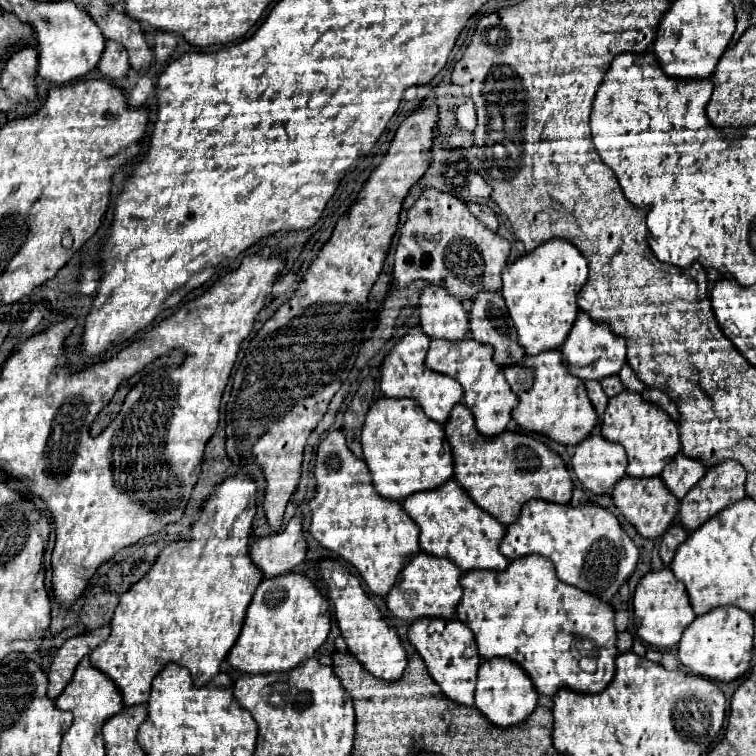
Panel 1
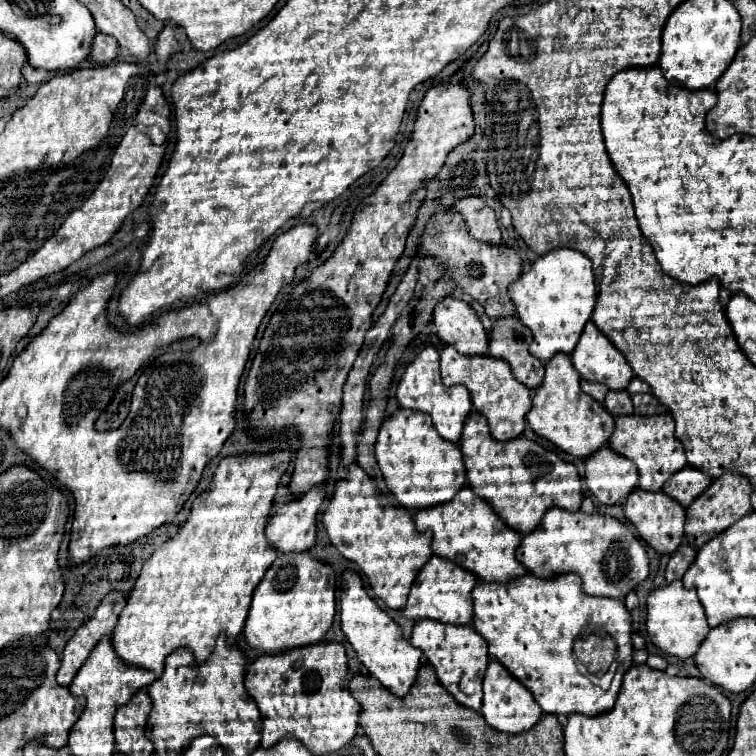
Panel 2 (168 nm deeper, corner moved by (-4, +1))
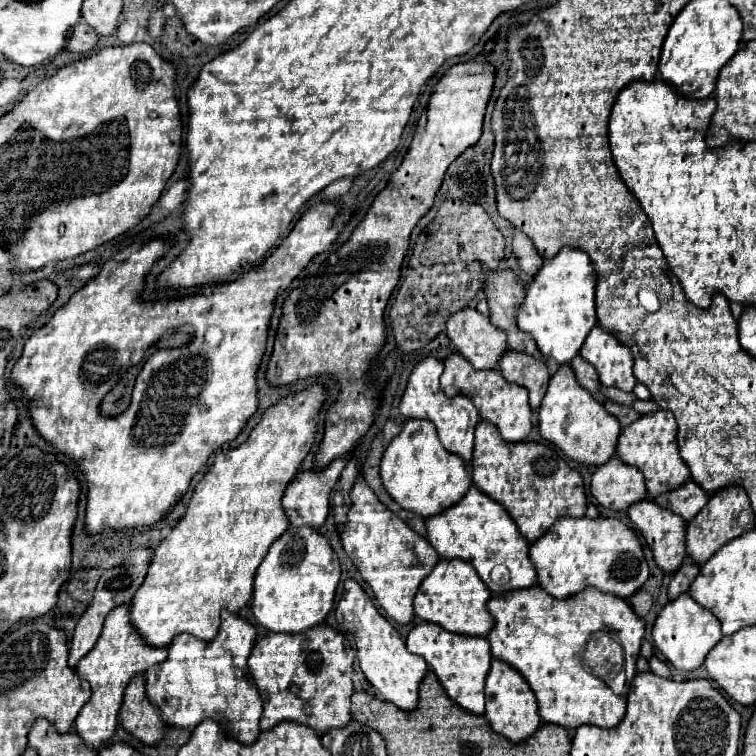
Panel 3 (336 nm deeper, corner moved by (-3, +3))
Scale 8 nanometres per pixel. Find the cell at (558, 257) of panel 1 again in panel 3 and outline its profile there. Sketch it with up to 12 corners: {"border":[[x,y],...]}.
{"border":[[583,250],[543,262],[517,324],[543,358],[579,354],[597,324]]}

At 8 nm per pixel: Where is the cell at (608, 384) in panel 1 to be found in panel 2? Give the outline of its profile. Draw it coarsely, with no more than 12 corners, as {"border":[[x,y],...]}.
{"border":[[610,390],[604,406],[614,416],[632,414],[626,390]]}

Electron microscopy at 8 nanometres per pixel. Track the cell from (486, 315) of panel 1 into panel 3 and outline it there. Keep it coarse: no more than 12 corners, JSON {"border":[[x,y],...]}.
{"border":[[507,348],[499,370],[529,390],[537,410],[549,382],[547,366],[531,354]]}

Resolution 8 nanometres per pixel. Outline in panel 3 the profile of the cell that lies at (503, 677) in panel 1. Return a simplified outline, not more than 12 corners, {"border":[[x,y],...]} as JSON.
{"border":[[491,662],[485,718],[511,742],[541,724],[537,700],[515,668]]}

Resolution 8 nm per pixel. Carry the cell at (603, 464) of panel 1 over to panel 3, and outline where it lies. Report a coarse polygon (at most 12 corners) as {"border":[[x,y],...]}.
{"border":[[617,456],[597,466],[589,490],[625,510],[647,496],[639,468]]}

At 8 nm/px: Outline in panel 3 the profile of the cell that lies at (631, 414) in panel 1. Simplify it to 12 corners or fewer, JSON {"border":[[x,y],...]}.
{"border":[[673,412],[619,434],[617,456],[643,472],[649,496],[691,478]]}

